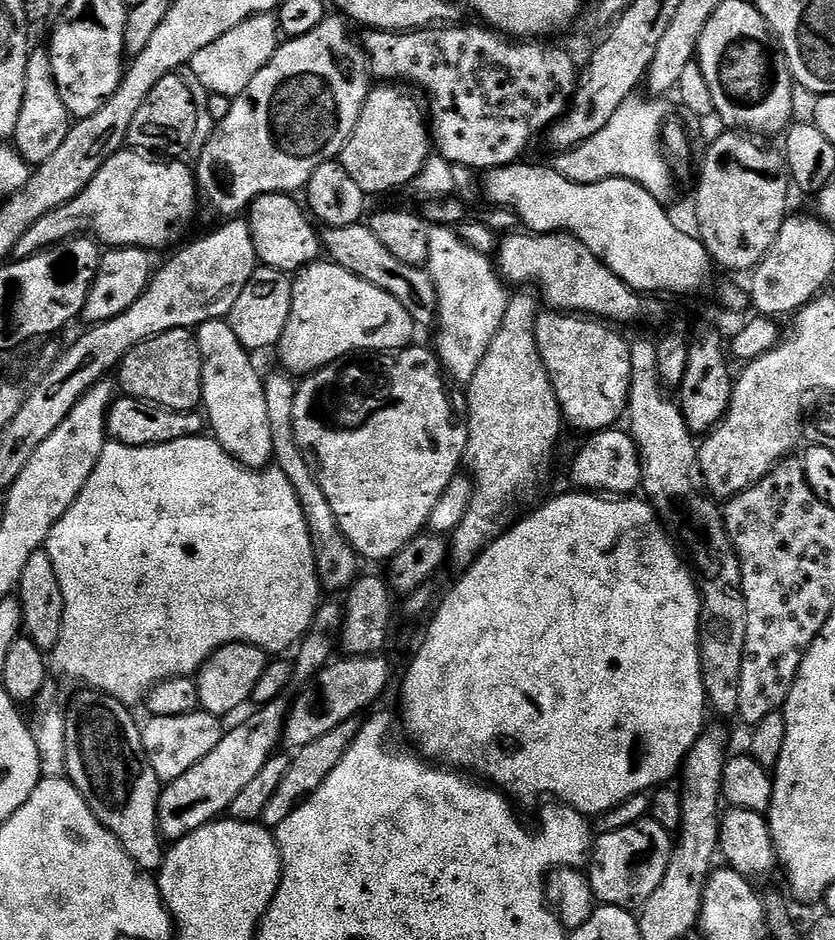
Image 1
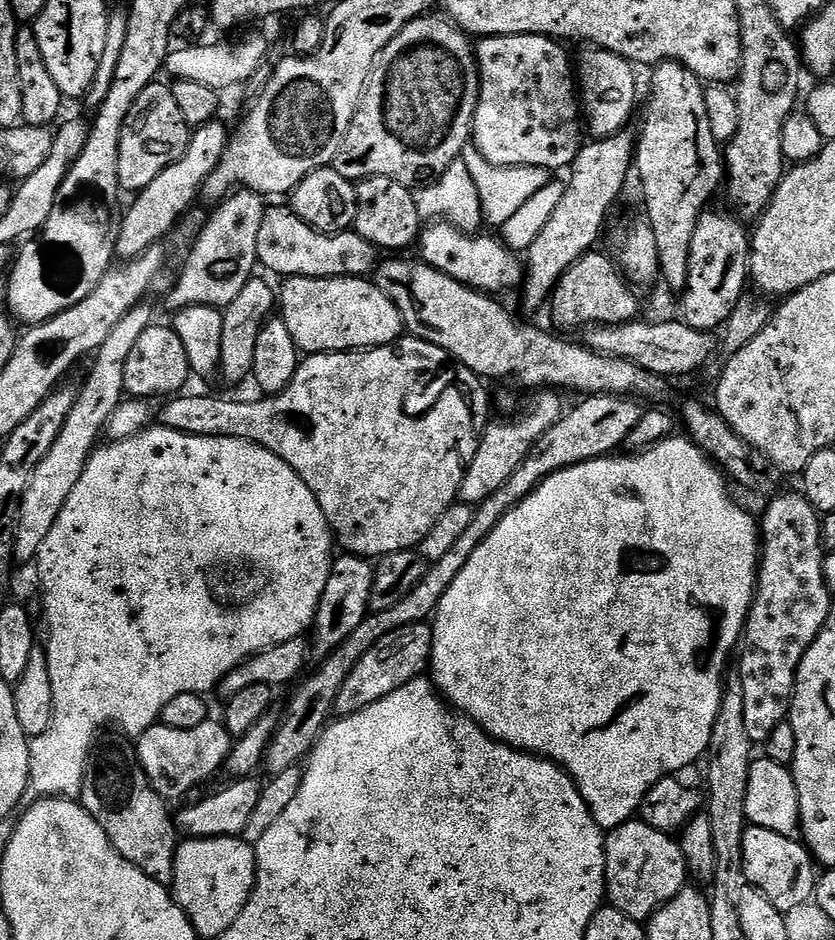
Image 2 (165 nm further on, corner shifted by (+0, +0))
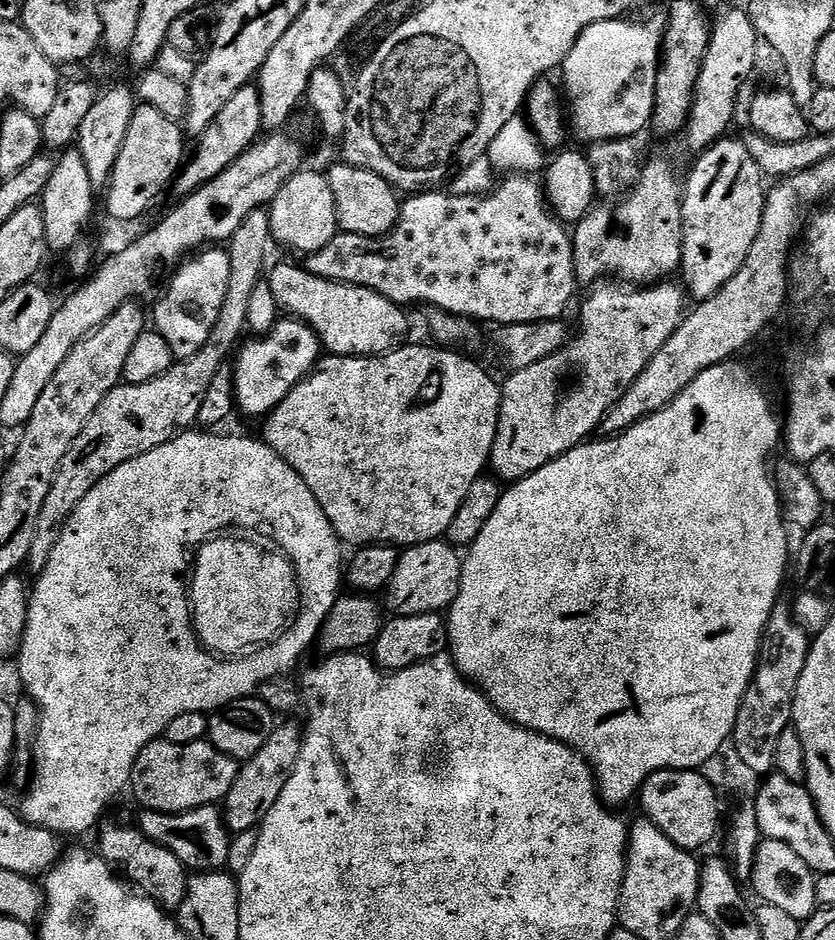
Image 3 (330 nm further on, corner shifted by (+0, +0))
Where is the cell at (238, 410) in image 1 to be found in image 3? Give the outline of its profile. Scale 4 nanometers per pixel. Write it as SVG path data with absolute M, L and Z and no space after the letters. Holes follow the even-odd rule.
M208 246L185 259L171 276L164 297L162 292L155 301L154 328L162 338L166 338L173 357L187 358L206 346L210 330L214 330L214 322L218 322L218 314L222 314L222 302L226 302L226 290L230 282L230 258L223 247Z

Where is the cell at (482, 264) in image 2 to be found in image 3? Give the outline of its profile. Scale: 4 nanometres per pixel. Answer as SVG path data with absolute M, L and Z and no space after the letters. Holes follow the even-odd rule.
M512 174L495 185L491 194L480 196L458 196L451 190L420 190L409 200L405 199L400 205L400 219L396 221L395 228L387 236L359 236L349 232L340 232L322 250L307 253L306 271L323 280L336 280L339 284L357 284L360 288L369 288L385 296L390 302L401 306L408 304L424 304L440 308L443 312L449 312L455 316L466 316L473 322L480 320L493 320L493 325L505 324L529 324L530 322L542 322L543 320L559 320L565 314L564 307L572 300L572 295L578 289L576 271L574 270L574 258L572 254L572 237L569 229L550 211L544 190L539 179L528 174Z

